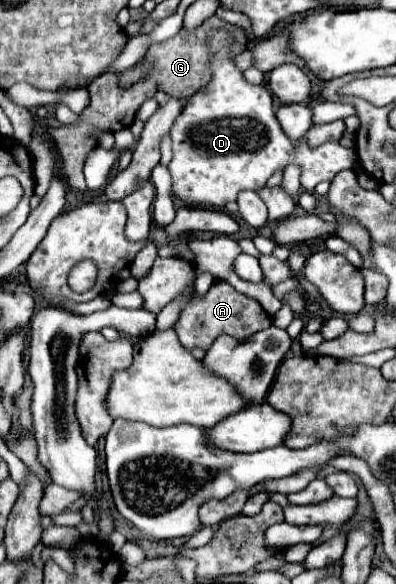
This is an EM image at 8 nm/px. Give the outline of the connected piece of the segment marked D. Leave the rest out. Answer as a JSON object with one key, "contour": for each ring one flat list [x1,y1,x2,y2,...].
{"contour":[[224,30,210,34,210,50,214,52,214,76,206,88,188,100,170,132,174,158,168,170,172,176,172,192,180,200,192,206,222,210,228,200,236,200,238,192,262,188,278,168,286,168,288,164,302,166,302,188,314,192,316,184,332,180,340,170,356,164,356,150,344,148,338,142,326,142,318,148,310,148,304,142,296,152,294,142,286,138,274,116,270,90,246,82,234,66,230,58,230,34]]}

